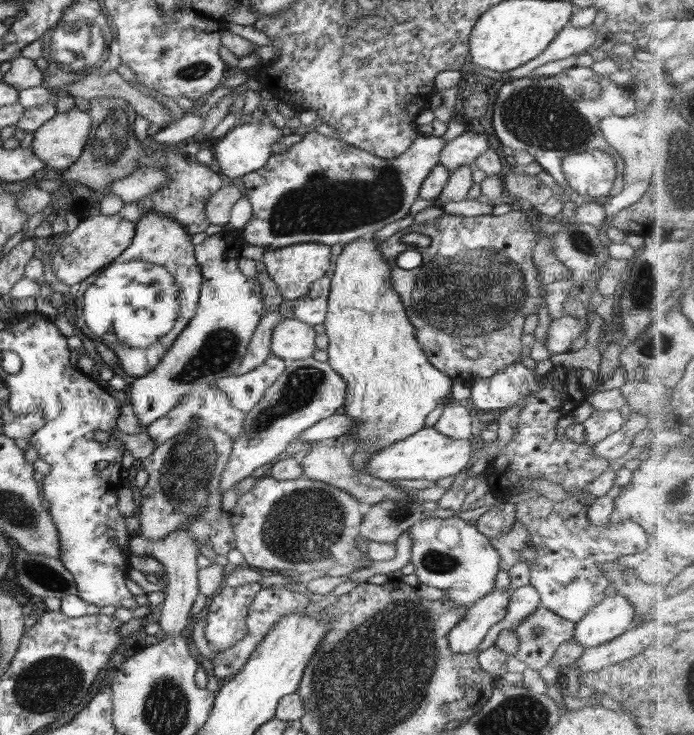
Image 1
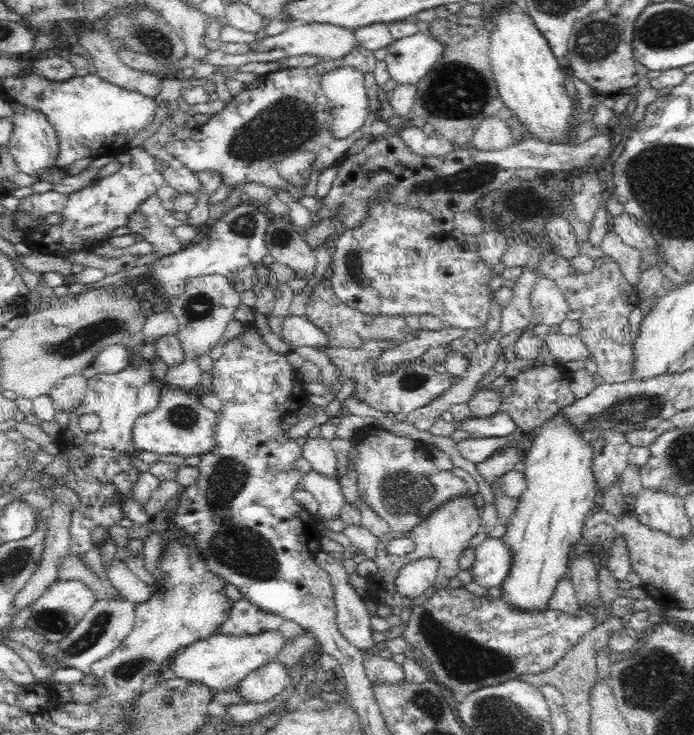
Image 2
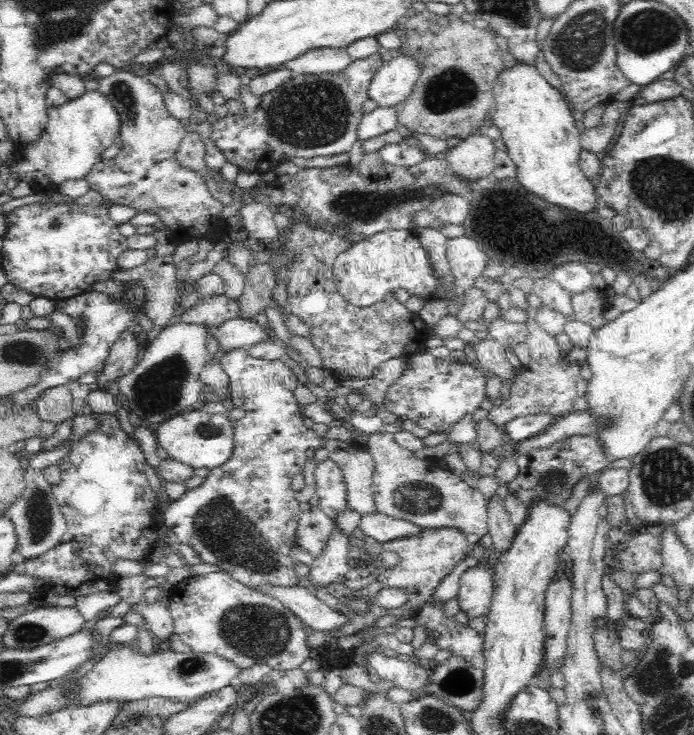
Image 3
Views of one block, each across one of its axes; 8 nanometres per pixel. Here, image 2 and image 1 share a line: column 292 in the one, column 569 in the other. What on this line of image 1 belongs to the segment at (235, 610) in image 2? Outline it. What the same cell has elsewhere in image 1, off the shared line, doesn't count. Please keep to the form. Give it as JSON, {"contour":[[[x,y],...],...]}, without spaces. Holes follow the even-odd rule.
{"contour":[[[540,605],[526,620],[513,631],[520,644],[516,658],[528,668],[540,670],[554,658],[558,647],[574,636],[576,625],[544,605]]]}

